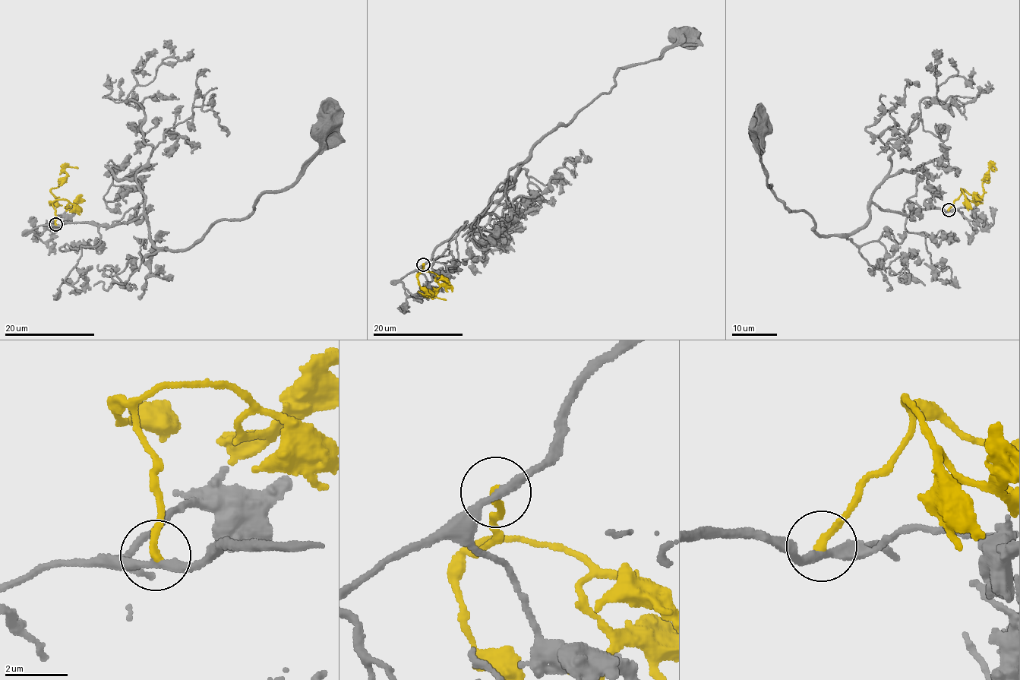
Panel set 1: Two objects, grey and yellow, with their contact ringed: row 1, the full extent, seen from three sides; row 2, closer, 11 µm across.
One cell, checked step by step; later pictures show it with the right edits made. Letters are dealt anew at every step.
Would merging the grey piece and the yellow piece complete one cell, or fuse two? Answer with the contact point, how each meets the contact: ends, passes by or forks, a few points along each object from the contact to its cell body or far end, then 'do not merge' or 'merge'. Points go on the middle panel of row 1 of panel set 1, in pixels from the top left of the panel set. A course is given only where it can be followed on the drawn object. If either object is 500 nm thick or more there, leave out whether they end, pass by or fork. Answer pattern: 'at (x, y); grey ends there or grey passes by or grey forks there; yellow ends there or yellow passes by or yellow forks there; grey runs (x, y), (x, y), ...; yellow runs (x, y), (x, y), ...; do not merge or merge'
at (423, 264); grey passes by; yellow ends there; grey runs (423, 264), (477, 219), (545, 136), (607, 93), (619, 69), (655, 58), (687, 39); yellow runs (423, 264), (424, 271), (418, 274), (424, 293), (418, 292), (426, 297), (434, 293), (446, 299); merge

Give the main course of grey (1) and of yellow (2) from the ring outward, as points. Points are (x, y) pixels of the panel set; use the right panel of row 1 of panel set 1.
1: (948, 210), (906, 216), (873, 203), (863, 226), (822, 236), (814, 219), (790, 211), (768, 188), (762, 126)
2: (948, 210), (962, 191), (982, 195), (983, 183), (989, 181), (989, 169), (993, 166), (996, 169)

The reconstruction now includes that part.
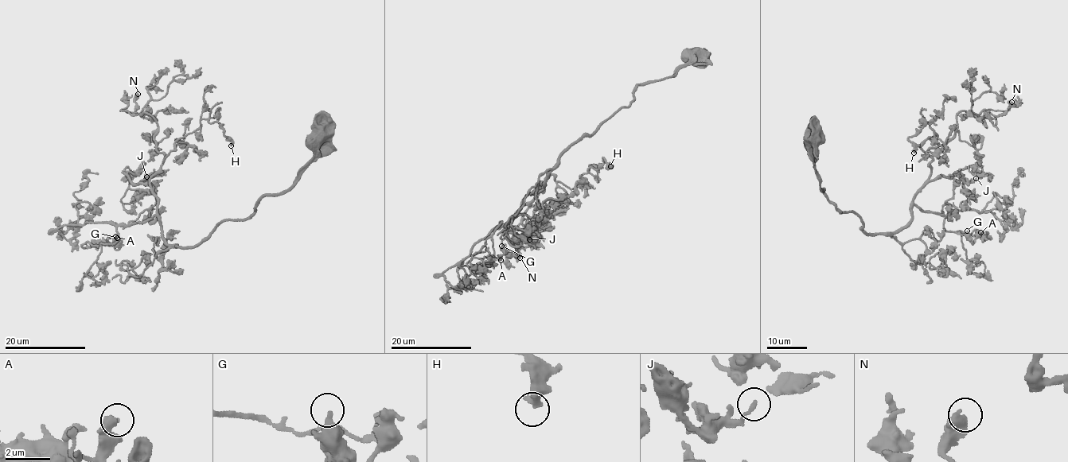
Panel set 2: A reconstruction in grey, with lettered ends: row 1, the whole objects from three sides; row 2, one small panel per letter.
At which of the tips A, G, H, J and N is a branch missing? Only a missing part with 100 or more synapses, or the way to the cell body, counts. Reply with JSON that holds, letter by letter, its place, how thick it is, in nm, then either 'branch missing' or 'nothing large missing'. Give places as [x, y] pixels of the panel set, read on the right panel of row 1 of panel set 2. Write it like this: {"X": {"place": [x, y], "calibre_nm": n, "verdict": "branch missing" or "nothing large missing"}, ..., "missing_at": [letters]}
{"A": {"place": [980, 232], "calibre_nm": 320, "verdict": "nothing large missing"}, "G": {"place": [967, 230], "calibre_nm": 360, "verdict": "nothing large missing"}, "H": {"place": [914, 153], "calibre_nm": 360, "verdict": "nothing large missing"}, "J": {"place": [976, 178], "calibre_nm": 190, "verdict": "nothing large missing"}, "N": {"place": [1011, 102], "calibre_nm": 650, "verdict": "nothing large missing"}, "missing_at": []}

